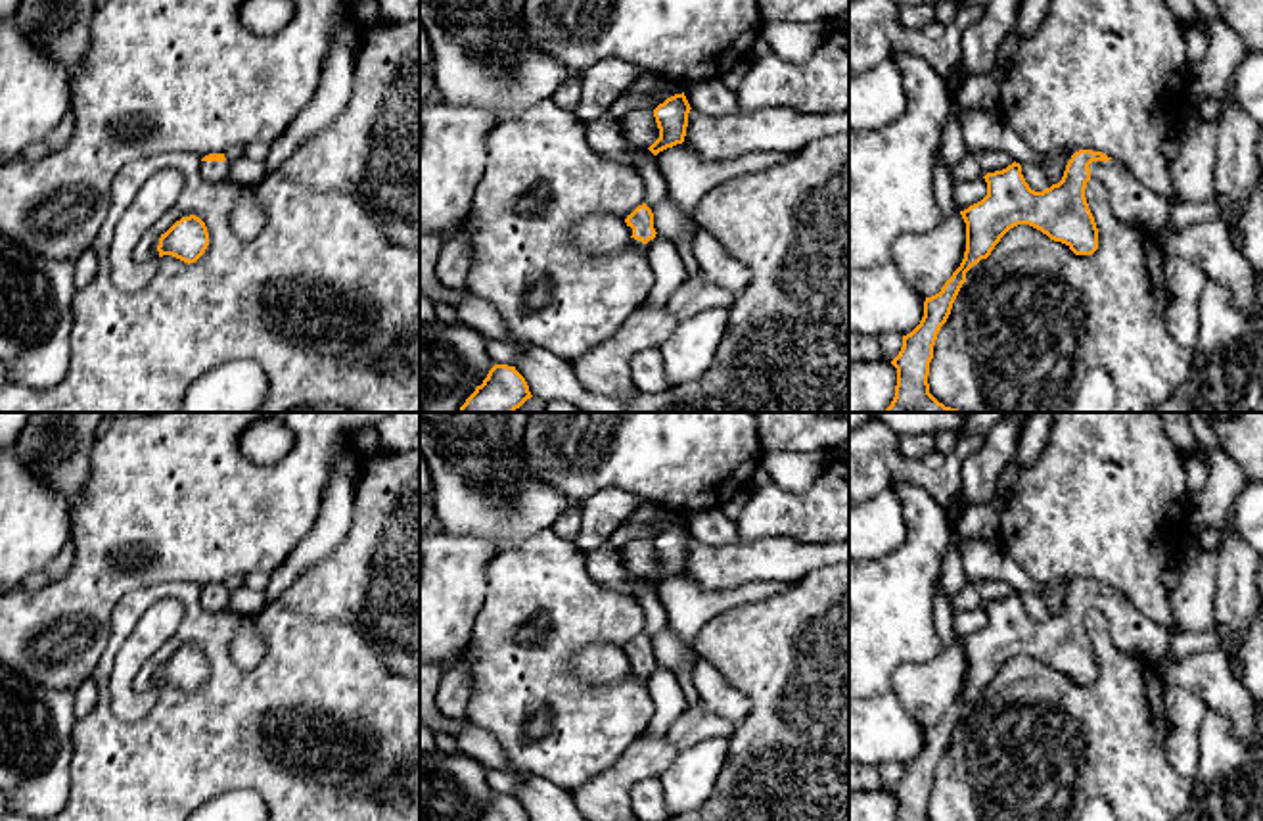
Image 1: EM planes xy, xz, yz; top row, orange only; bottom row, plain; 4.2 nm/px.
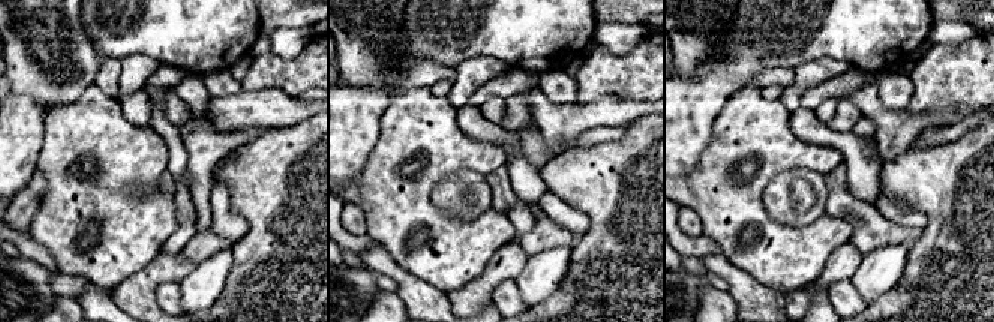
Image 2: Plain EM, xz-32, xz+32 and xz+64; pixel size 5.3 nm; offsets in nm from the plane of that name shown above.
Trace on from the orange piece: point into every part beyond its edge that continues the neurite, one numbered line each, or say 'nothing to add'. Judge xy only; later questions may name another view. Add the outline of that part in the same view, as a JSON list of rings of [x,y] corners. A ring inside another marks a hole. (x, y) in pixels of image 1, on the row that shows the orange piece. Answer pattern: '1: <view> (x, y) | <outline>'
1: xy (215, 171) | [[[201,161],[201,175],[209,182],[230,180],[230,163],[228,161]]]

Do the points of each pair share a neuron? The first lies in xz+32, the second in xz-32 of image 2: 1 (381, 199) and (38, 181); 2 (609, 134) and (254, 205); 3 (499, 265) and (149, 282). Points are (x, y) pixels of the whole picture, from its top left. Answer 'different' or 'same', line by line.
1: different
2: different
3: same

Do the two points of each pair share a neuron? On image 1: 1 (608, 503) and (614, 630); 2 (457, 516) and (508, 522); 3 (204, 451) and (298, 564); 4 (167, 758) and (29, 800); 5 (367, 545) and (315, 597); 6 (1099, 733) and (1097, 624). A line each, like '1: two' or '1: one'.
1: two
2: one
3: two
4: two
5: one
6: one

